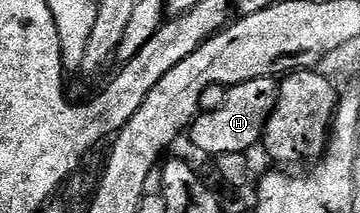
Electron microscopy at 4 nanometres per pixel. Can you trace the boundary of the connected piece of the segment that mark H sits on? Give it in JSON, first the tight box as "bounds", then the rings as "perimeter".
{"bounds":[189,77,279,159],"perimeter":[[[262,77],[230,86],[226,90],[221,107],[200,112],[199,116],[192,121],[189,130],[192,147],[208,153],[208,158],[214,159],[219,155],[228,155],[233,152],[244,153],[247,149],[260,144],[267,120],[277,101],[278,90],[279,81],[273,77]]]}

